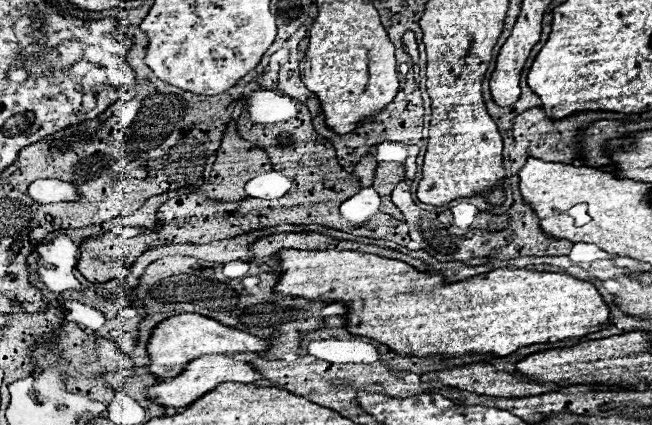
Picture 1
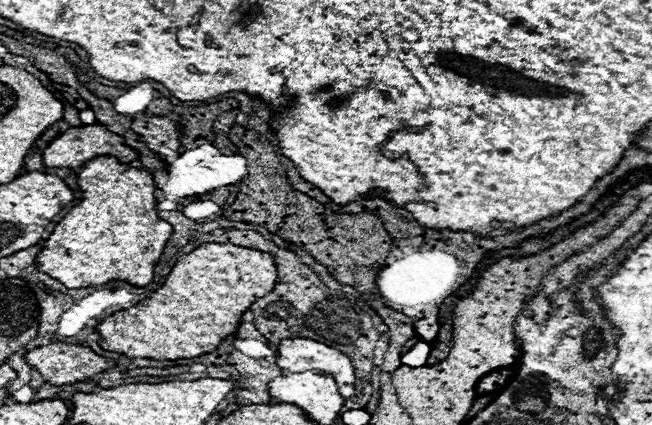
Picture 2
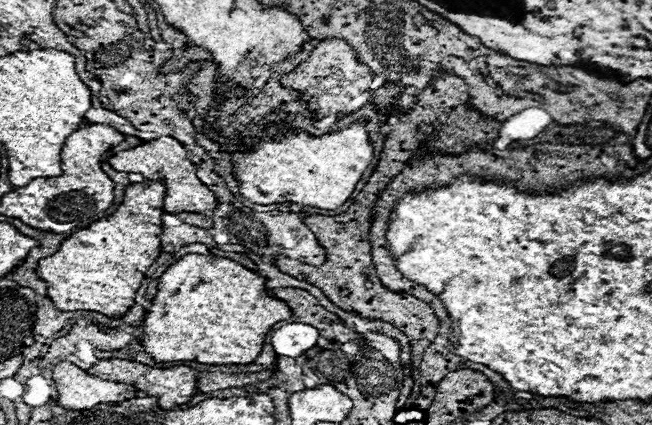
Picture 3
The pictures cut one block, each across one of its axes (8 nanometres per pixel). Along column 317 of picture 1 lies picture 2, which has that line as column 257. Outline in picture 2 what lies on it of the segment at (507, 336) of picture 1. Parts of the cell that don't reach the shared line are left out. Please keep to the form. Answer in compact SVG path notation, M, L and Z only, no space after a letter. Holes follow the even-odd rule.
M202 244L186 256L180 256L168 274L164 286L152 296L144 298L128 310L120 310L104 318L96 332L100 334L100 346L110 352L124 354L128 358L152 358L152 360L178 360L196 358L206 352L214 352L222 338L234 334L240 326L240 316L276 284L276 264L272 254L242 248L234 244Z

